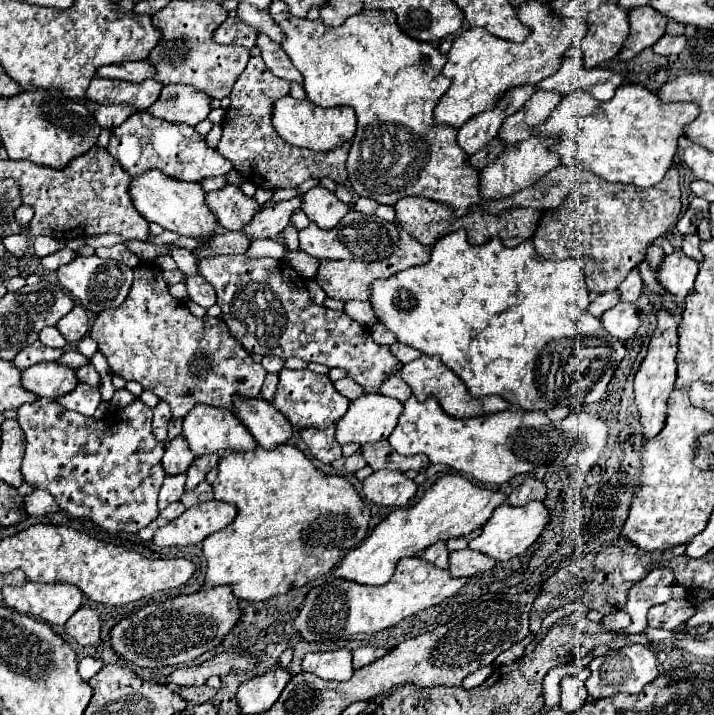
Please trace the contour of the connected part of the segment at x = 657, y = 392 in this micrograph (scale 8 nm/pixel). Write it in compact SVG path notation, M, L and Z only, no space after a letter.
M662 308L656 314L656 318L658 318L658 326L650 340L648 354L642 360L642 364L634 376L634 396L636 396L634 400L640 410L640 422L644 426L644 440L654 438L662 430L662 426L666 422L666 412L668 412L668 396L670 396L670 392L674 388L674 380L676 380L676 352L678 352L680 318L666 308Z

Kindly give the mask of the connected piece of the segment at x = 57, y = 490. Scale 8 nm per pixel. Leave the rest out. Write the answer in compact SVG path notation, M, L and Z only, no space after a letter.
M38 398L16 412L26 434L24 482L48 490L64 512L90 518L110 534L138 532L158 516L156 500L166 478L160 464L164 442L154 438L152 408L140 398L102 420L70 412L50 398Z

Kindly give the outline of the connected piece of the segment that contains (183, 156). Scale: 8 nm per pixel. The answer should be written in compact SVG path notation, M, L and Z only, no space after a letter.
M134 112L124 124L112 128L108 150L130 176L158 168L172 178L184 182L200 182L208 176L224 176L228 170L232 170L232 164L222 158L218 150L208 148L206 140L198 136L194 128L158 120L148 112Z

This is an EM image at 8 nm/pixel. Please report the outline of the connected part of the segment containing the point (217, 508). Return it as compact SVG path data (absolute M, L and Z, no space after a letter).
M208 500L188 508L176 520L162 526L152 542L156 546L190 546L200 544L206 536L226 528L236 518L236 506L222 500Z

